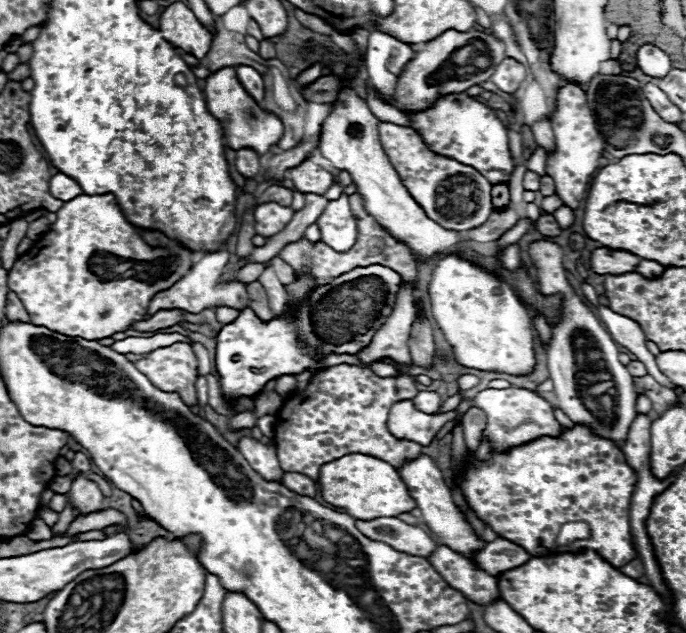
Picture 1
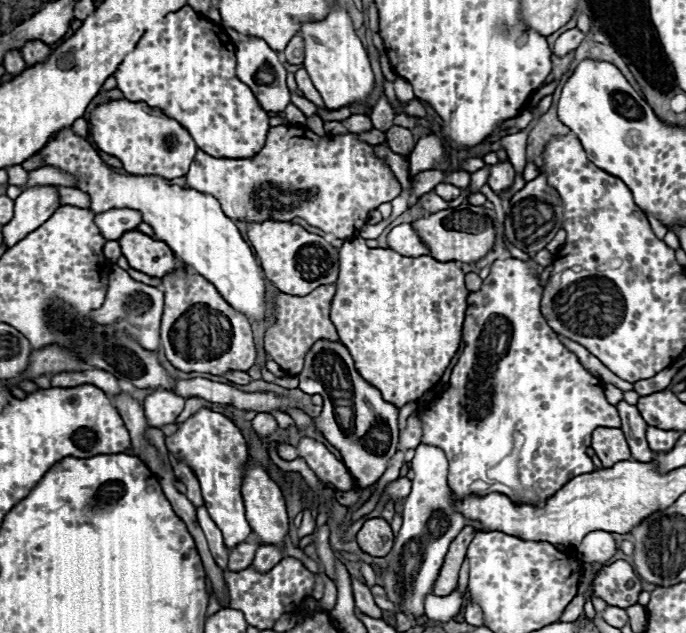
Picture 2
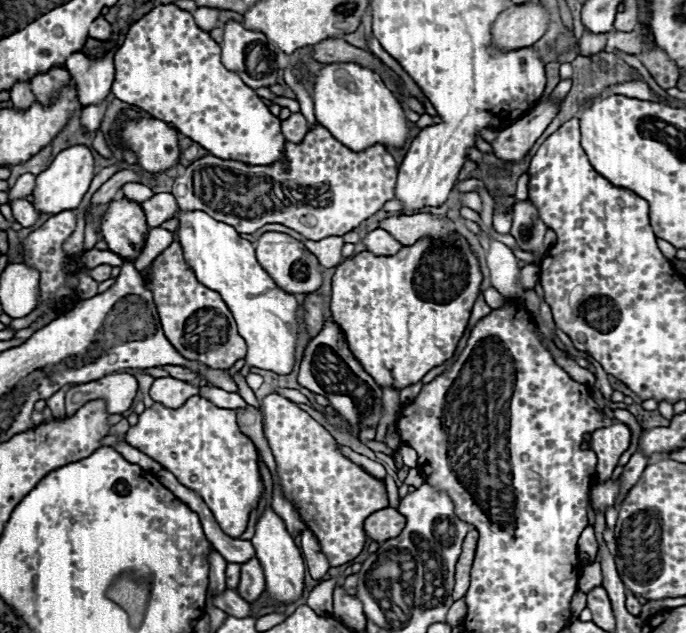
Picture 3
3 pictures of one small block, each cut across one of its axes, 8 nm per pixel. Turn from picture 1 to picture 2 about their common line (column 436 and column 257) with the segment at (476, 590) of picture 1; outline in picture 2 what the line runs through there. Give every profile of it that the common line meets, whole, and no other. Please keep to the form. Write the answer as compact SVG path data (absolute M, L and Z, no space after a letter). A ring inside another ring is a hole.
M258 546L252 568L258 572L268 572L272 570L272 566L276 566L276 562L280 562L284 558L284 552L276 546Z

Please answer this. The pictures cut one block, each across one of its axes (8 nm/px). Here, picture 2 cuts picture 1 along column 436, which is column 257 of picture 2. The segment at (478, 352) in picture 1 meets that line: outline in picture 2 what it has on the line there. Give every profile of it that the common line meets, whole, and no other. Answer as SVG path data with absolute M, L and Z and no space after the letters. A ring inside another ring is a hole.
M72 128L56 132L38 154L42 156L44 166L56 166L64 172L78 174L78 188L90 194L92 212L98 214L100 210L110 210L116 206L140 210L144 214L144 222L154 228L156 240L166 242L180 262L214 284L220 296L250 322L266 322L268 280L264 276L264 270L256 260L252 248L244 242L240 230L236 230L234 220L224 216L216 198L200 194L196 190L170 186L168 180L160 176L118 174L102 162L94 146L86 138L76 136Z

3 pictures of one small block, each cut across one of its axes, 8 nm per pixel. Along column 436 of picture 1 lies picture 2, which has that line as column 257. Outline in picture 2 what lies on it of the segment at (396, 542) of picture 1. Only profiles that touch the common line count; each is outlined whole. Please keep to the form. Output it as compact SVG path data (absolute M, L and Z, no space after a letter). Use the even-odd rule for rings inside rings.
M242 542L238 544L232 552L230 552L230 560L228 560L228 570L244 570L252 564L254 552L260 544L250 544L250 542Z

